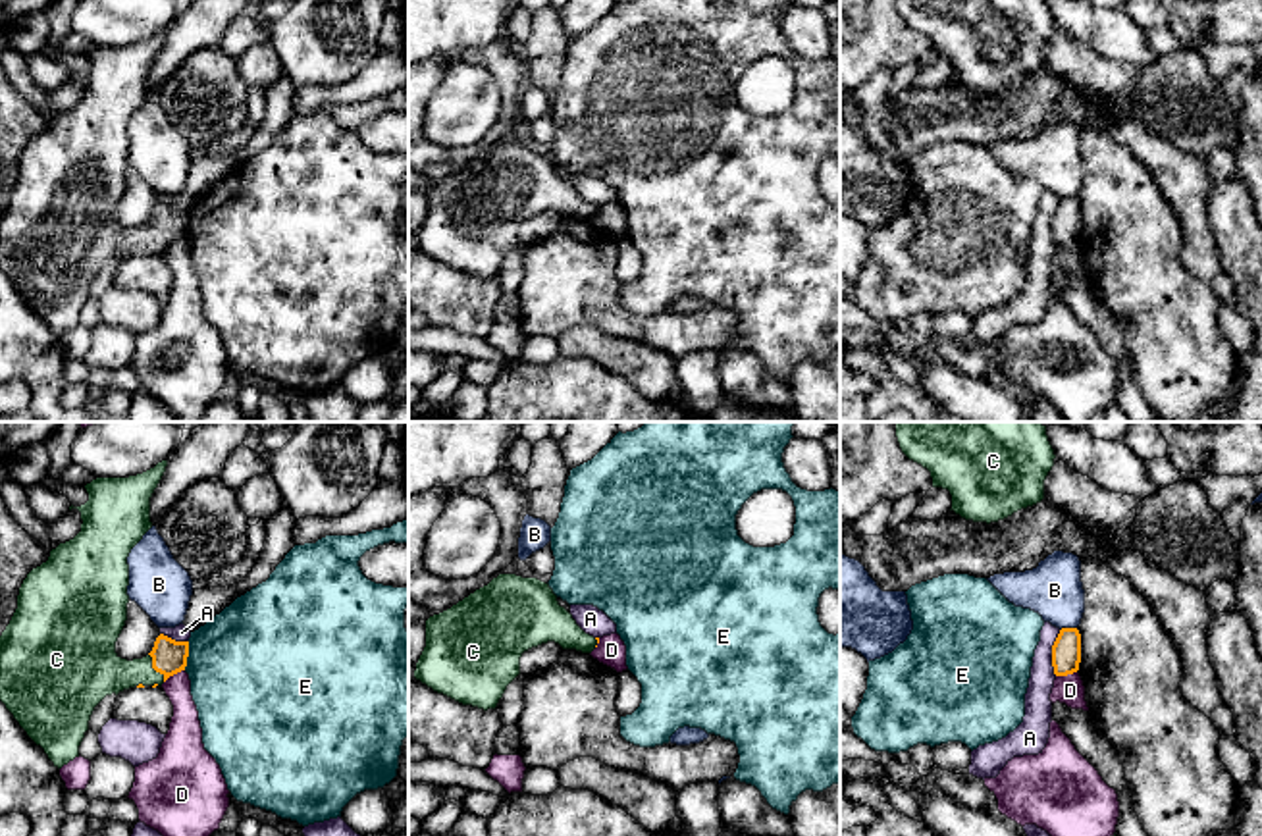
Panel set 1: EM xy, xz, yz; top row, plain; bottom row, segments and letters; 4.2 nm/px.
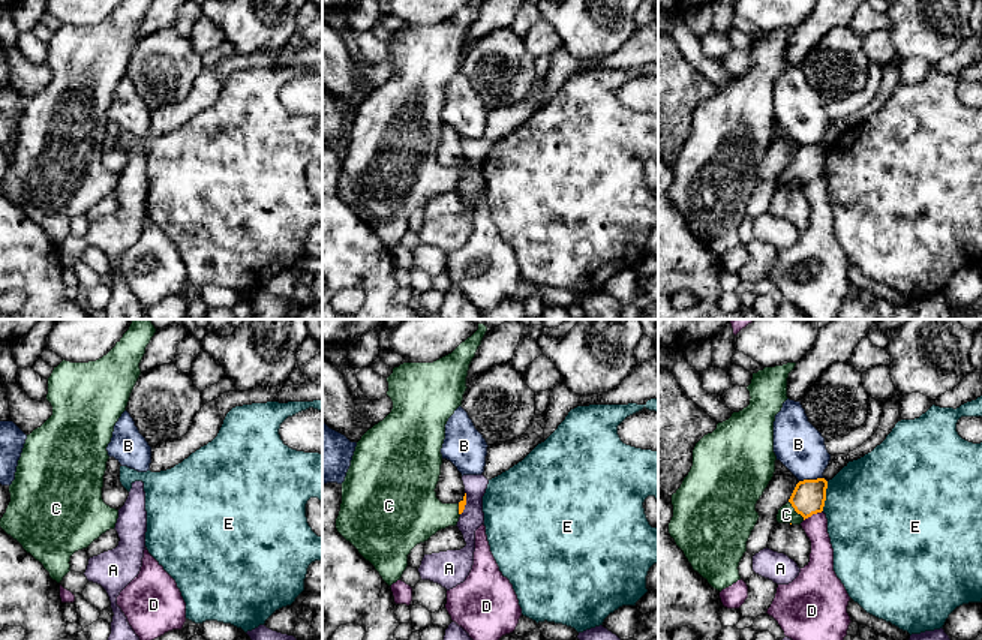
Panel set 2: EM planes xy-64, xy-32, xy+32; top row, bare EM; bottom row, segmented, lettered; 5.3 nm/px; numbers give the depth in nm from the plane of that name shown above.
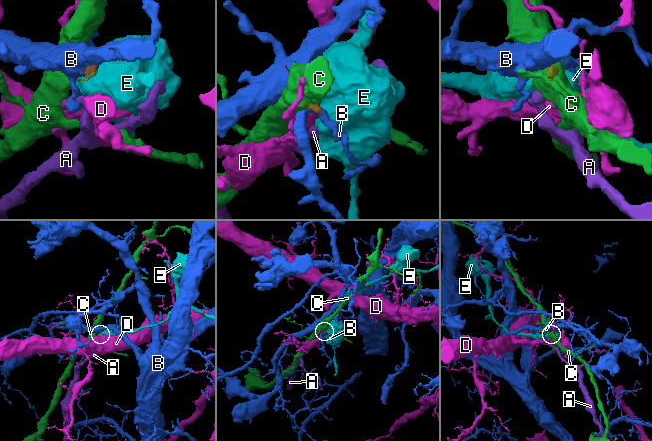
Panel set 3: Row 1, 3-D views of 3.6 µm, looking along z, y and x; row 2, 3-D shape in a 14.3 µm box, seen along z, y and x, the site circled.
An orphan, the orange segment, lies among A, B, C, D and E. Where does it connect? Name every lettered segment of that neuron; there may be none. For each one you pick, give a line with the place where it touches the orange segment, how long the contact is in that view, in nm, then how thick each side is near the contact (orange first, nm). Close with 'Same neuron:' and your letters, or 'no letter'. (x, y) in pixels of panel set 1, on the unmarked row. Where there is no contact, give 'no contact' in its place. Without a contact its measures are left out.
C: meets orange in xy at (153, 235); contact 140 nm long; 140 nm thick on the orange side, 240 nm on the other
Same neuron: C

